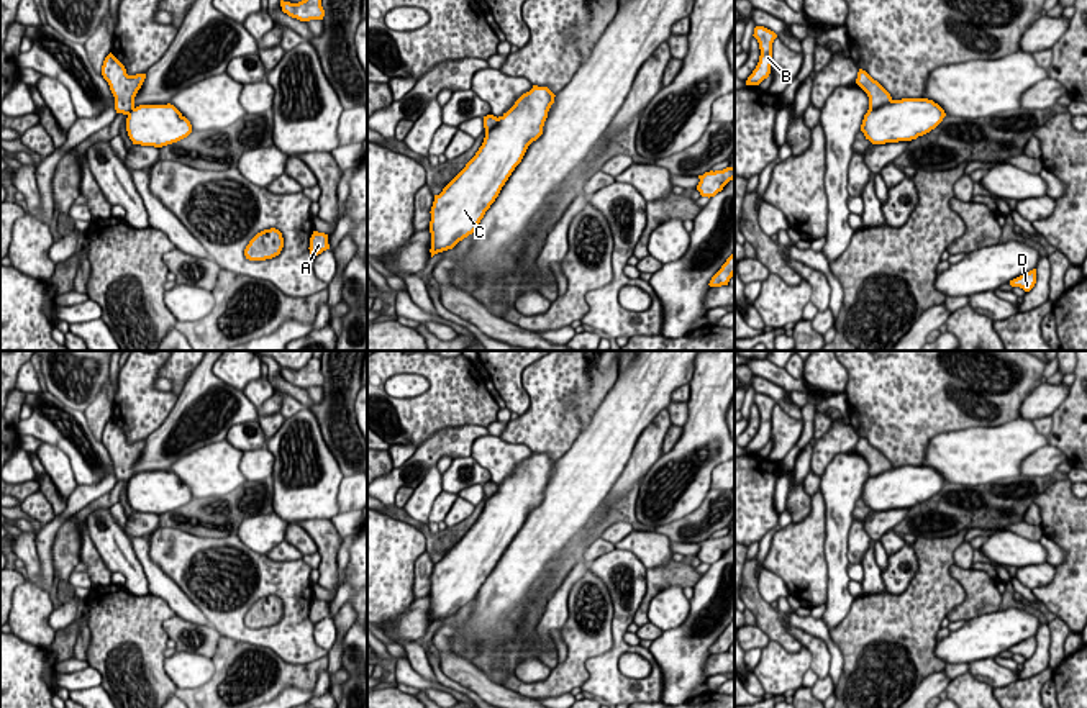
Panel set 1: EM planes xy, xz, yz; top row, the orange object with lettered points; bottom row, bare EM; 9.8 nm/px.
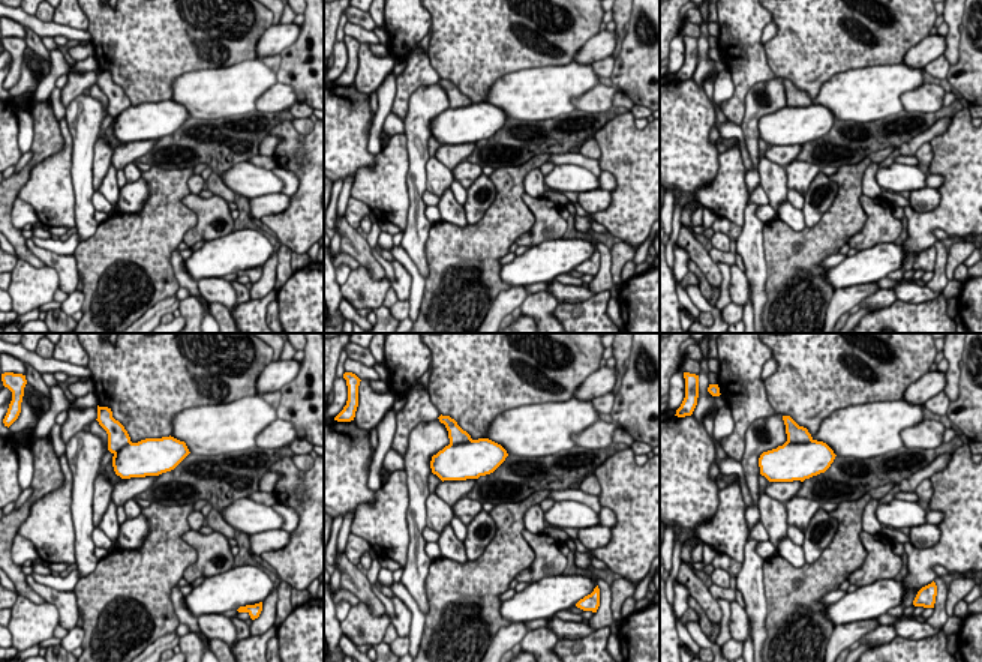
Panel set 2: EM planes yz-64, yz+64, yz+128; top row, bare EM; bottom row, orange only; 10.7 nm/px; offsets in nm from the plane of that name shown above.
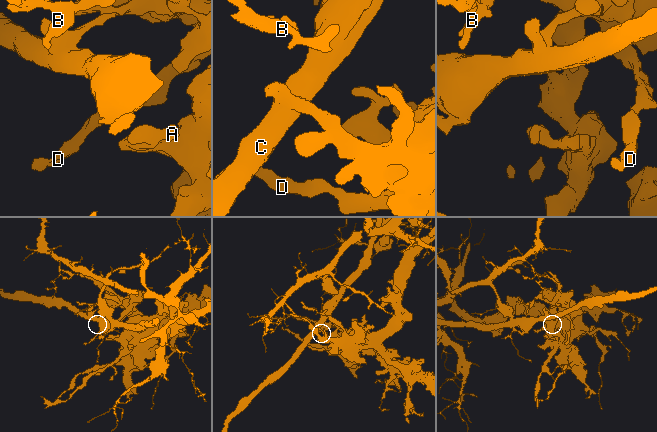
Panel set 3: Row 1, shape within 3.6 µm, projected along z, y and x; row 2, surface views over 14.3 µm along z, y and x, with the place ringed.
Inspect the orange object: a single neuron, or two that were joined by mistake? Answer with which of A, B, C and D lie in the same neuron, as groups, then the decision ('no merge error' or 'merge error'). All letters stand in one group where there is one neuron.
A B D / C; merge error

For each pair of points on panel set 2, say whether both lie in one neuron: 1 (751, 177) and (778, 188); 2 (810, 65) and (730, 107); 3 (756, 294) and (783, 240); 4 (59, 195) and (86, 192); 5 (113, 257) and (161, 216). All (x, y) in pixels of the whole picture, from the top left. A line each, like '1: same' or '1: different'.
1: different
2: different
3: different
4: different
5: same

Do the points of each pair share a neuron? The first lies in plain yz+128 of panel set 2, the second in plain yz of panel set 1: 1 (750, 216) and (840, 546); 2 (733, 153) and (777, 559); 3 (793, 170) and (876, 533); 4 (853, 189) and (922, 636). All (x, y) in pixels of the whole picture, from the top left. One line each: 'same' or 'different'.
1: same
2: same
3: different
4: same

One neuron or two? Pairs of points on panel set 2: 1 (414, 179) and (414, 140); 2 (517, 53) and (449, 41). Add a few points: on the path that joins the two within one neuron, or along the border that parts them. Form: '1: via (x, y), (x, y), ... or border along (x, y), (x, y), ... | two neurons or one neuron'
1: via (416, 170), (416, 149) | one neuron
2: via (501, 41), (465, 41) | one neuron

